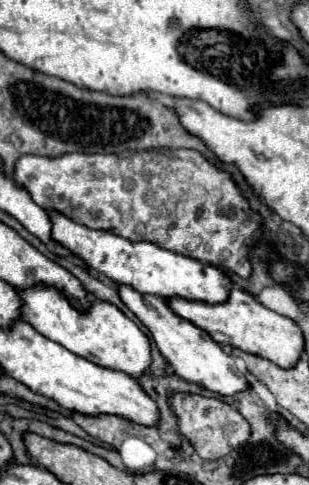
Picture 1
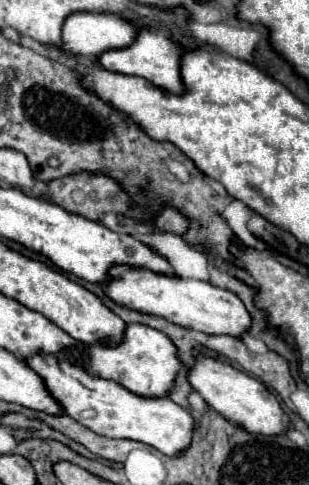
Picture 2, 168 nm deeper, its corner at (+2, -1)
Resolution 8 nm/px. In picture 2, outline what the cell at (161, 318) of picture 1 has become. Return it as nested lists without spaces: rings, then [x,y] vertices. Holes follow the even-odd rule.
[[[195,351],[195,357],[197,357],[197,363],[189,371],[189,381],[193,389],[209,403],[209,407],[221,413],[227,421],[255,435],[285,435],[291,429],[291,419],[281,409],[275,395],[261,381],[249,377],[243,371],[233,369],[229,363],[211,359],[201,351]]]

